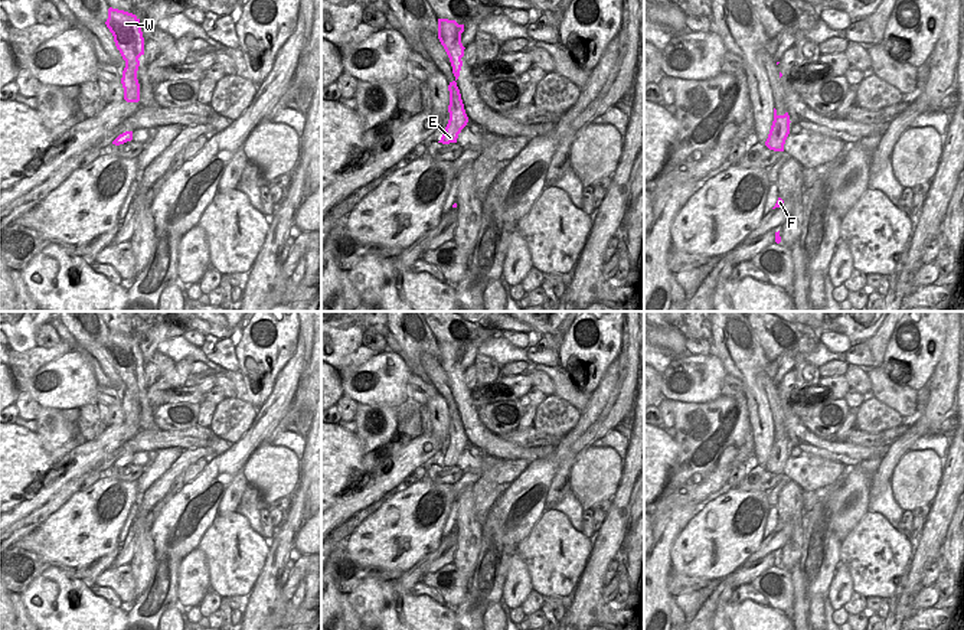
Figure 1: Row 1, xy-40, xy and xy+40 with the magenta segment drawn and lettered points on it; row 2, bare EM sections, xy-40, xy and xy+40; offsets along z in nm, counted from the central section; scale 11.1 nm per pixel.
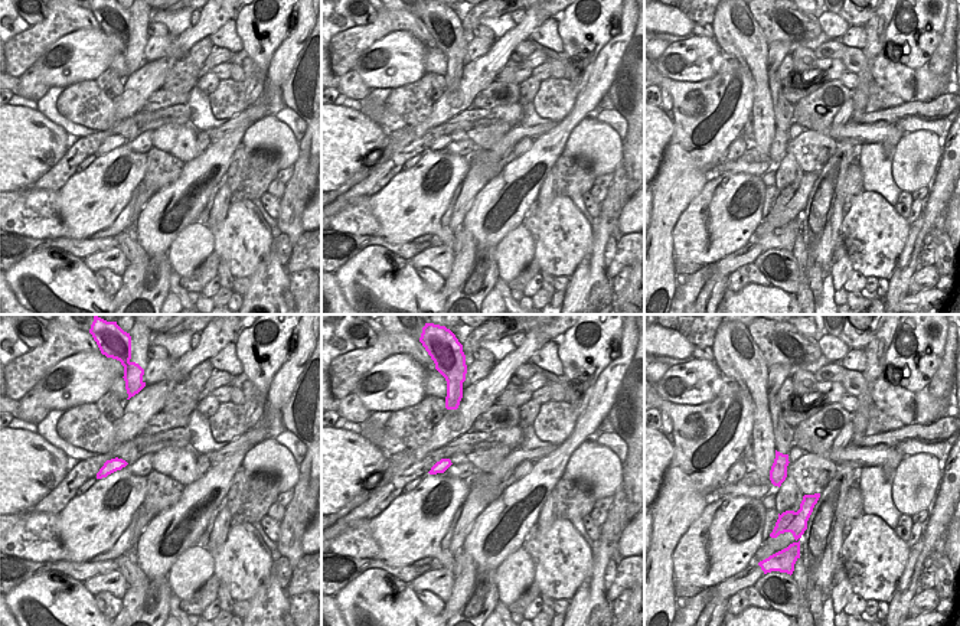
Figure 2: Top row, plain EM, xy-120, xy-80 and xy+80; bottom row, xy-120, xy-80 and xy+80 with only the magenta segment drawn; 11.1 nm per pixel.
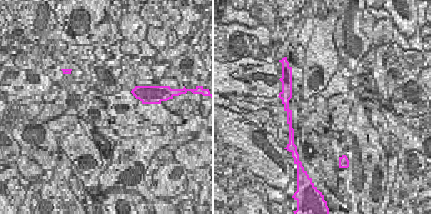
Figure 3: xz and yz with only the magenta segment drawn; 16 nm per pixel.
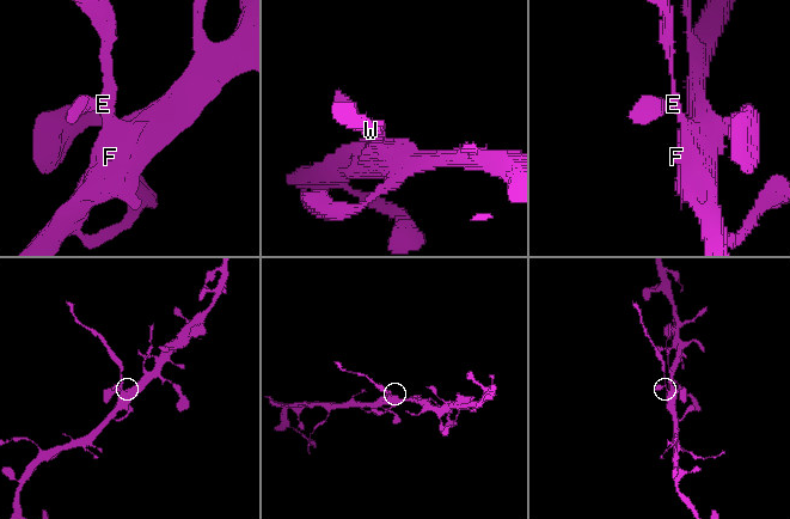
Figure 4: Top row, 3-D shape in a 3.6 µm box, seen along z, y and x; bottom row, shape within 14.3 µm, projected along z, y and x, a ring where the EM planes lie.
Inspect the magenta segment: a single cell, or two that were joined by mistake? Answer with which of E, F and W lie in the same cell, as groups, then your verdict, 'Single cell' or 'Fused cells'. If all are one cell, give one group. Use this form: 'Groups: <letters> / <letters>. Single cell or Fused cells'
Groups: E F / W. Fused cells.

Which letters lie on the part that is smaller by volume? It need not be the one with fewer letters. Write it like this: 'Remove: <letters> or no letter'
Remove: W

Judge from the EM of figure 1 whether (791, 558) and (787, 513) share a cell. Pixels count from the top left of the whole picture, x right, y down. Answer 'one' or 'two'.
one

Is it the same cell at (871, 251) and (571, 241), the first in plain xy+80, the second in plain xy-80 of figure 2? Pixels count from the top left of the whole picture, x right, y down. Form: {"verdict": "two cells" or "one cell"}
{"verdict": "one cell"}

